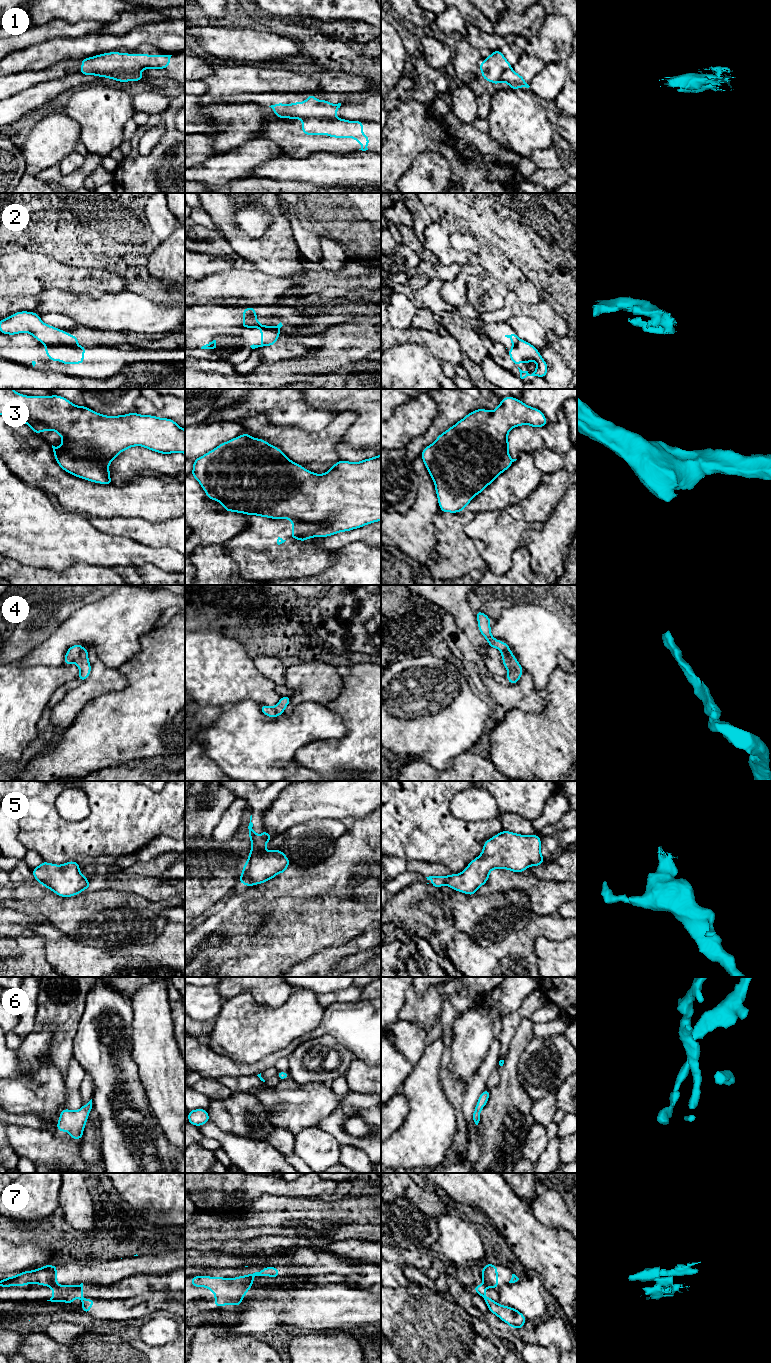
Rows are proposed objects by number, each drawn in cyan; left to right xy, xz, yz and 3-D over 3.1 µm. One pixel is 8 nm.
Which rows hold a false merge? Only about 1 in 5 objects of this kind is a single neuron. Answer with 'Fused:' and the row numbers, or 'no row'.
Fused: 1, 2, 3, 7

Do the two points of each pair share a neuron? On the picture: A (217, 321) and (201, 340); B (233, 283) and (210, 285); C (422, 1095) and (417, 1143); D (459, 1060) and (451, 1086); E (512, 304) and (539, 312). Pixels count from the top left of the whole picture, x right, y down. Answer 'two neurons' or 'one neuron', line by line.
A: one neuron
B: one neuron
C: one neuron
D: two neurons
E: one neuron

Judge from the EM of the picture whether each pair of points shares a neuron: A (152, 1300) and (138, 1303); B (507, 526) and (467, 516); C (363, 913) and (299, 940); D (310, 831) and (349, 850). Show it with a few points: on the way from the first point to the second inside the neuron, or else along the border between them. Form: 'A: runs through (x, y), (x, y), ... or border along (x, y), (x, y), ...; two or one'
A: runs through (149, 1303), (141, 1303); one
B: border along (475, 514), (464, 528), (464, 532), (472, 540); two
C: runs through (347, 926), (315, 935); one
D: border along (345, 833), (336, 840), (333, 850); two

